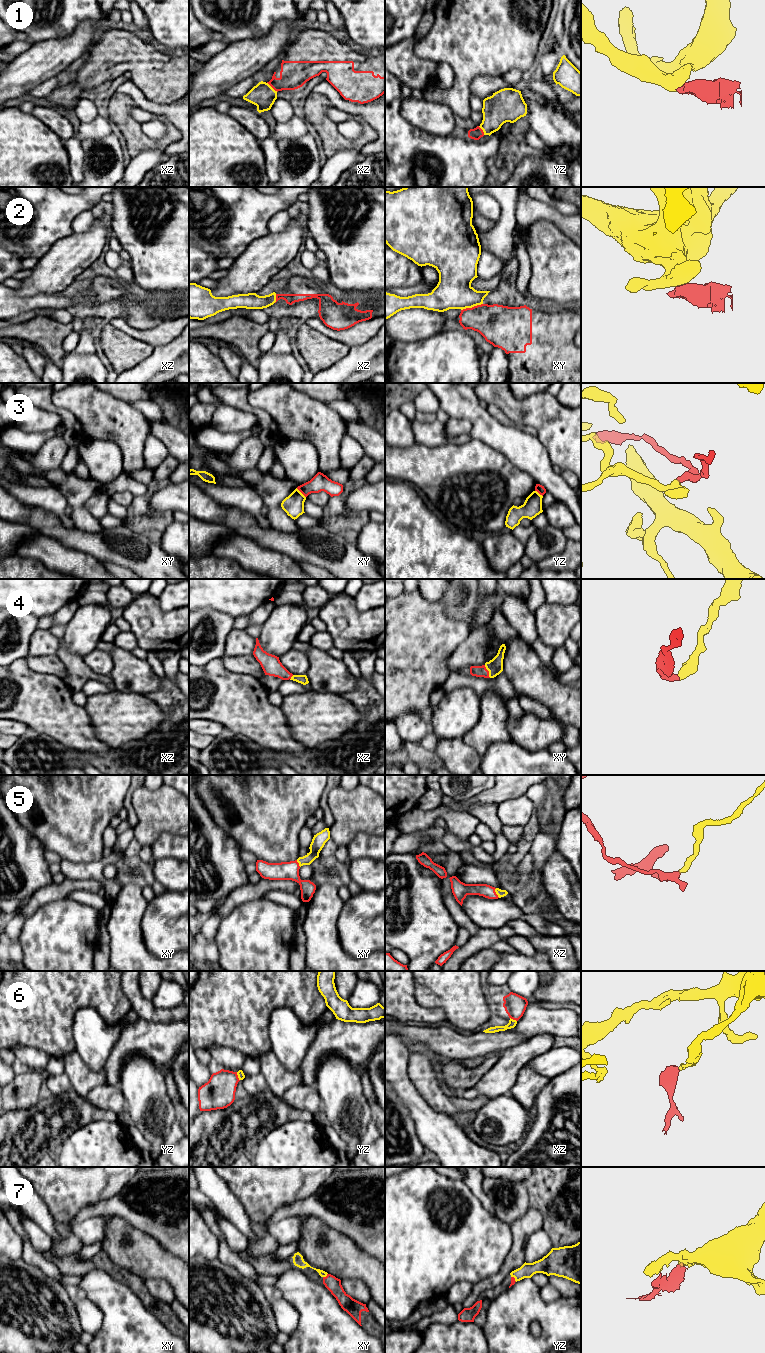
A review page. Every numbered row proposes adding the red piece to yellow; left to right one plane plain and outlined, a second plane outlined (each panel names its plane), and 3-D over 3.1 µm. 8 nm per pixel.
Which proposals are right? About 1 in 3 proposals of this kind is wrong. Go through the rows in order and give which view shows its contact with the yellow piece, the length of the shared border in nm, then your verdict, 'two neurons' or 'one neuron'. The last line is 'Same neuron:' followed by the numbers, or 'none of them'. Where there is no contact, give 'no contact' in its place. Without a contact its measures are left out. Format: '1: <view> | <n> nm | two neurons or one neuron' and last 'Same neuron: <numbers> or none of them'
1: xz | 120 nm | one neuron
2: xy | 190 nm | two neurons
3: xy | 110 nm | two neurons
4: xy | 120 nm | one neuron
5: xz | 90 nm | one neuron
6: xz | 70 nm | one neuron
7: xy | 50 nm | one neuron
Same neuron: 1, 4, 5, 6, 7

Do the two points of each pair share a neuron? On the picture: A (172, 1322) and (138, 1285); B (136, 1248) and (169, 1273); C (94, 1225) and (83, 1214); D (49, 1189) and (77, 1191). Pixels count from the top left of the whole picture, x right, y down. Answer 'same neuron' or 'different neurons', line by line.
A: same neuron
B: same neuron
C: different neurons
D: same neuron

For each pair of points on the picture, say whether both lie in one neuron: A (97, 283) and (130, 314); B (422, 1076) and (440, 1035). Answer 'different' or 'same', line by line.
A: same
B: different

